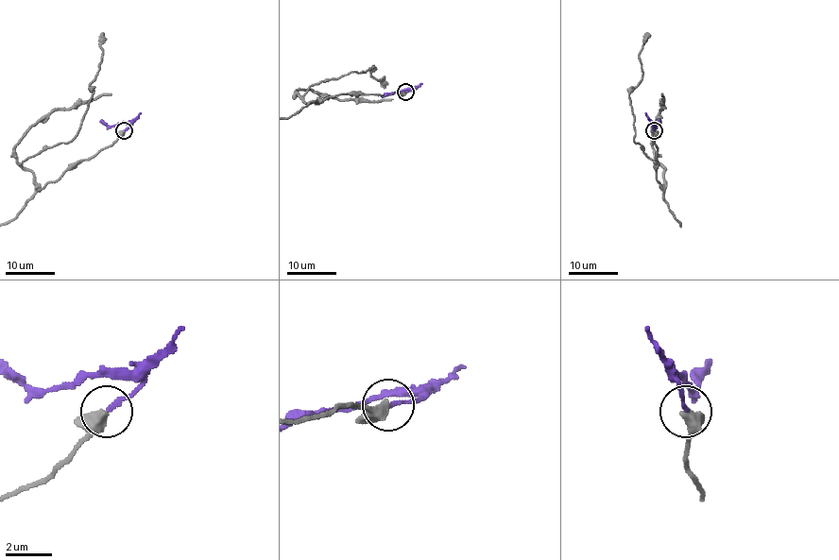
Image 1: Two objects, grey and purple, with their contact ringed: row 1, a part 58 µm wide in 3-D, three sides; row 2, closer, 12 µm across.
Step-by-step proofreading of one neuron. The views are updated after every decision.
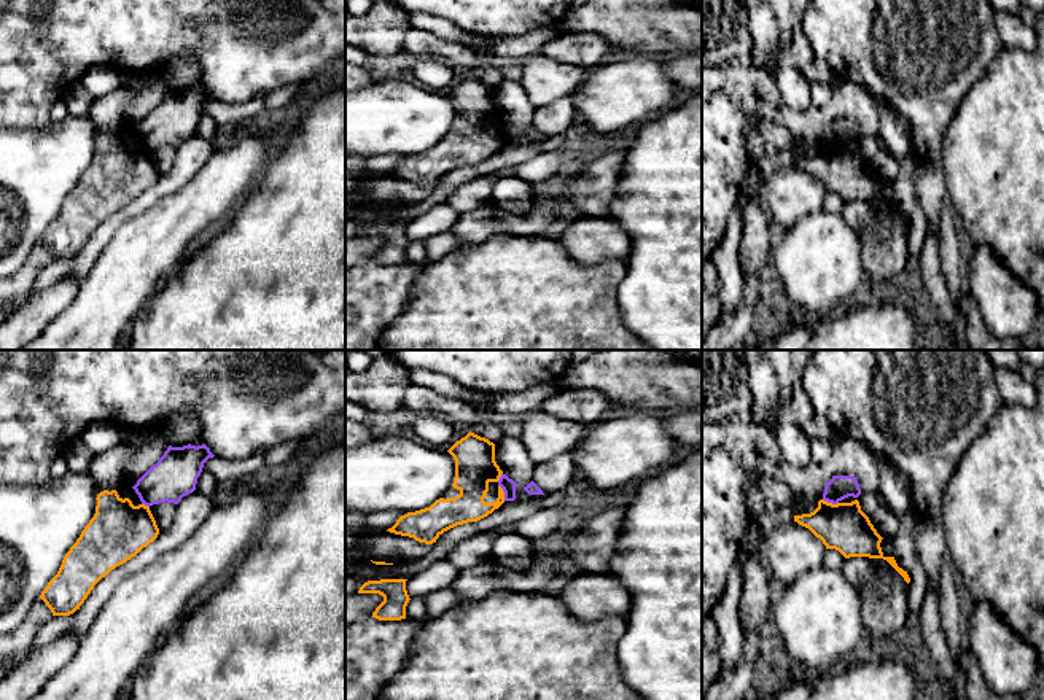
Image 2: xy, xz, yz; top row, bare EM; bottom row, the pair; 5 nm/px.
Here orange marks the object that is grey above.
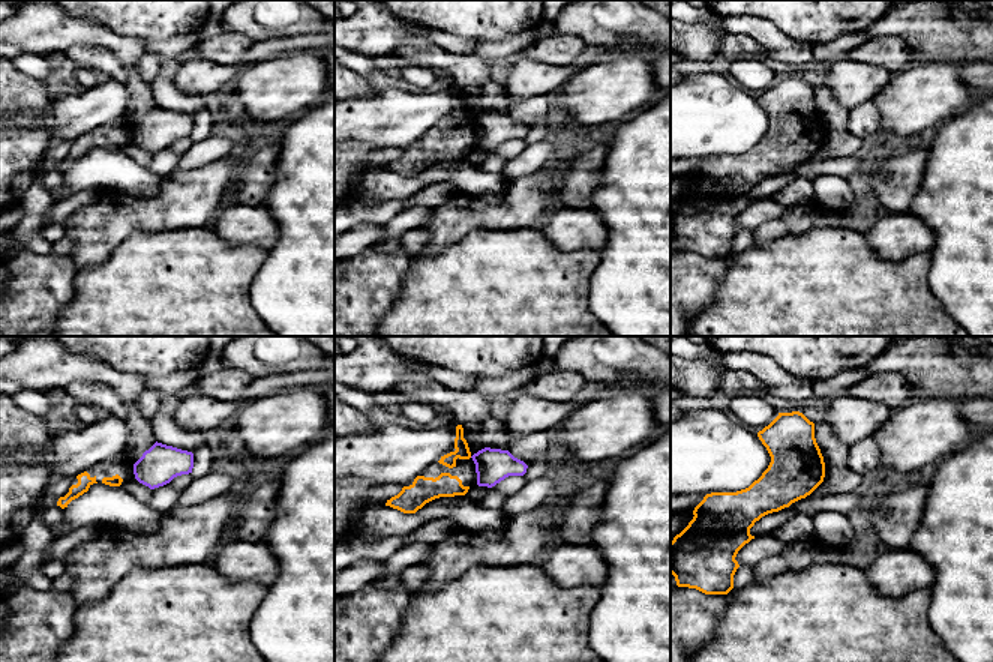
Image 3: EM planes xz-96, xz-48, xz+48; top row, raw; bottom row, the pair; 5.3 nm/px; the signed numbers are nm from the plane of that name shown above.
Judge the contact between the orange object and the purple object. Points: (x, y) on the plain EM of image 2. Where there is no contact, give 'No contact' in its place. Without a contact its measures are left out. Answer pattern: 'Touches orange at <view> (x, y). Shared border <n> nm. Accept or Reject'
Touches orange at xz (503, 136). Shared border 90 nm. Reject

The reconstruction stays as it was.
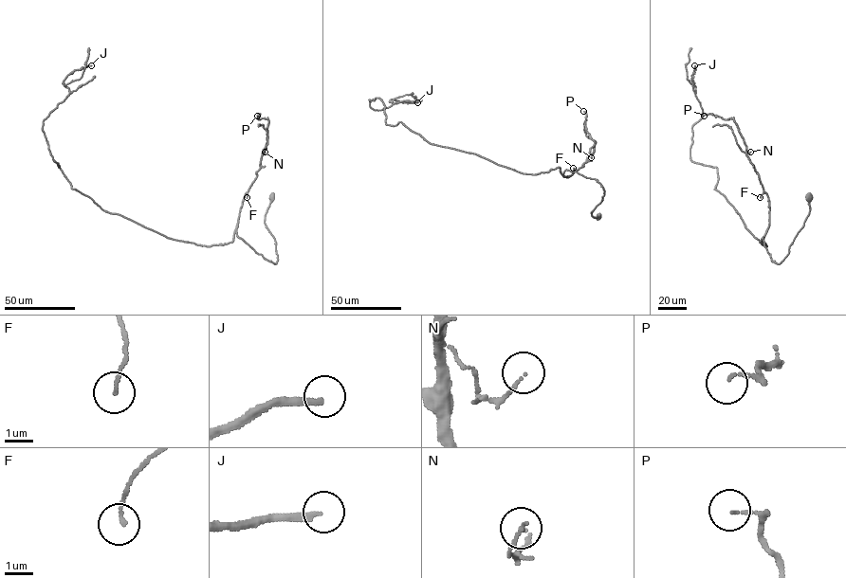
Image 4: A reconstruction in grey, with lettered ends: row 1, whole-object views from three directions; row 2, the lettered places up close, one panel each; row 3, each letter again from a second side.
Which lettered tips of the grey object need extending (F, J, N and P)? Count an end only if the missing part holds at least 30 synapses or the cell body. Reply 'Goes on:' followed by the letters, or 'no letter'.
Goes on: J

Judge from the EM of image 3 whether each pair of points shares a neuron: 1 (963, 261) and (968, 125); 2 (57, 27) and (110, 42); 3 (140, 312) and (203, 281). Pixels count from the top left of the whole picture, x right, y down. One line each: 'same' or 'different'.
1: same
2: same
3: same

